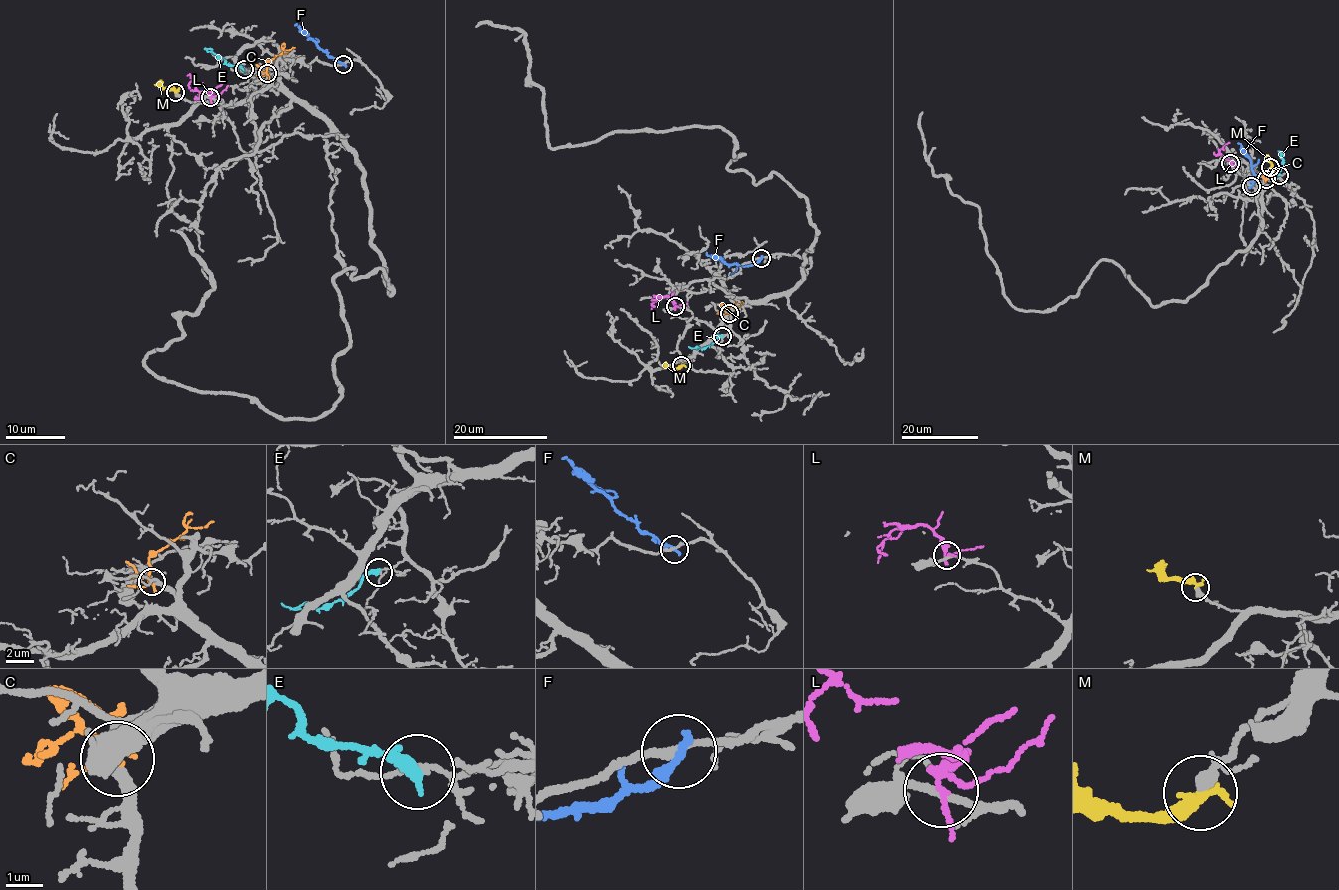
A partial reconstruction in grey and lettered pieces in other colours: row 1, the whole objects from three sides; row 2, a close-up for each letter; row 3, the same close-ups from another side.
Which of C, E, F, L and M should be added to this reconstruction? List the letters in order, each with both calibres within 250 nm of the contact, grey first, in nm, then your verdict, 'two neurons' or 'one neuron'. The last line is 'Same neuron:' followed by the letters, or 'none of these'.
C: 240/170 nm | two neurons
E: 90/240 nm | two neurons
F: 190/300 nm | two neurons
L: 170/150 nm | two neurons
M: 360/280 nm | one neuron
Same neuron: M

